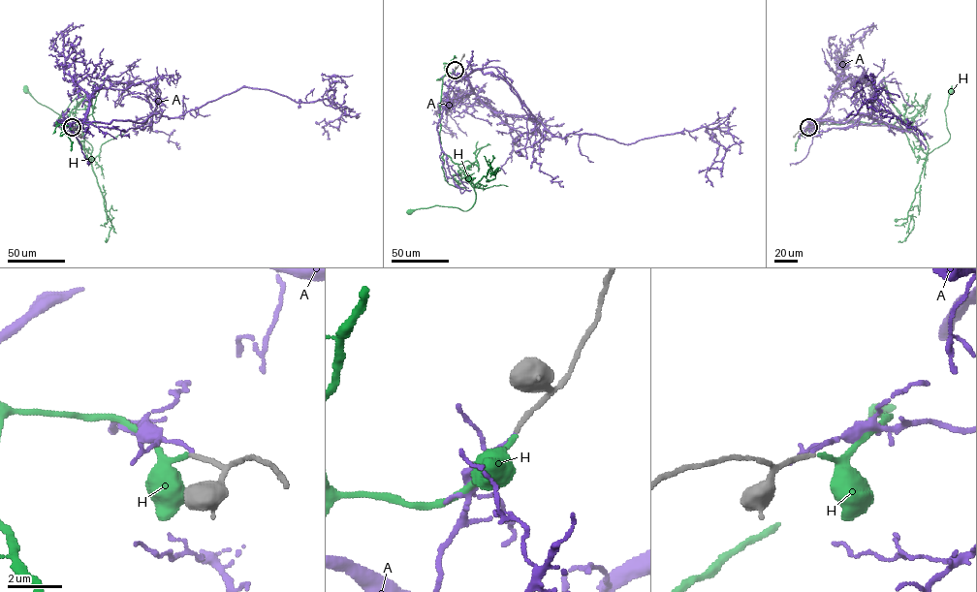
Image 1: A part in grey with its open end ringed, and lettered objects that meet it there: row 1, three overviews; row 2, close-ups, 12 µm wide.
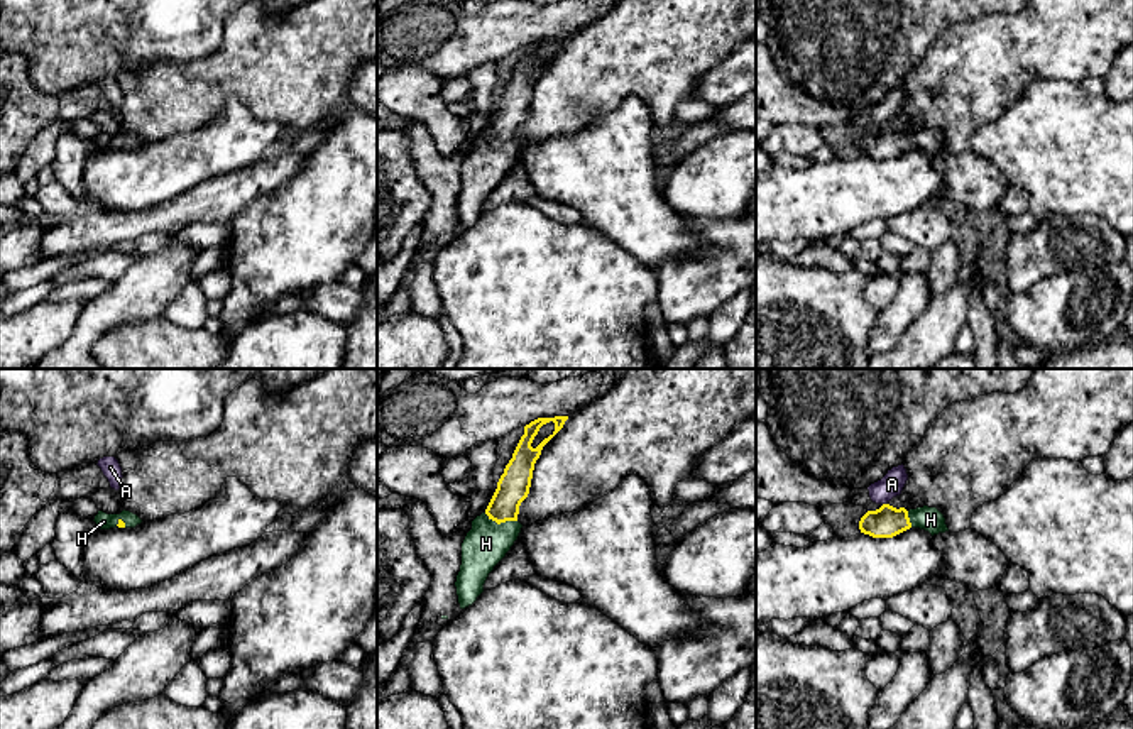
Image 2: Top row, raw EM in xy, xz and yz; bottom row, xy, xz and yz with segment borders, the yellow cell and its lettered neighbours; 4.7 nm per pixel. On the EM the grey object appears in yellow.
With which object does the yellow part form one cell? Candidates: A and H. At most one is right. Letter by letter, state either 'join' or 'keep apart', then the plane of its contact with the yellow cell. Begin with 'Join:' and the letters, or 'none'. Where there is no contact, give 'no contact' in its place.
Join: H
A: keep apart | no contact
H: join | xz

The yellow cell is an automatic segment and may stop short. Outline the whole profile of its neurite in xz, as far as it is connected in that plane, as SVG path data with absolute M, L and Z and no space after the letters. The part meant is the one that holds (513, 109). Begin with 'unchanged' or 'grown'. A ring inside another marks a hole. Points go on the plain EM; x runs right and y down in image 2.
grown; M568 37L538 39L524 47L524 56L506 86L487 130L472 142L472 151L462 164L462 186L455 203L460 230L477 222L489 195L517 161L523 149L517 142L519 127L529 115L534 85L543 68L563 49L566 41ZM550 42L555 44L555 52L533 69L531 64L539 49Z

